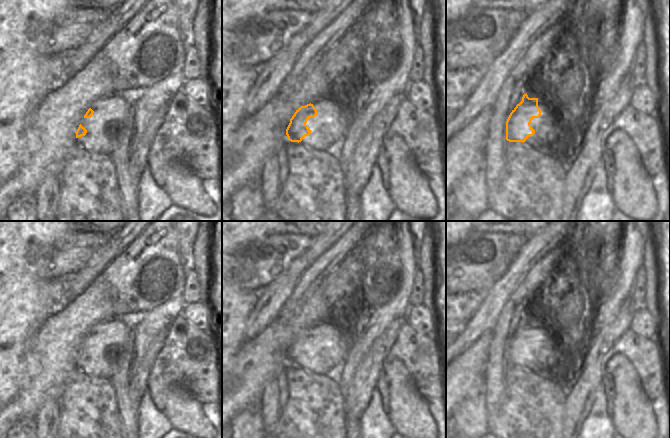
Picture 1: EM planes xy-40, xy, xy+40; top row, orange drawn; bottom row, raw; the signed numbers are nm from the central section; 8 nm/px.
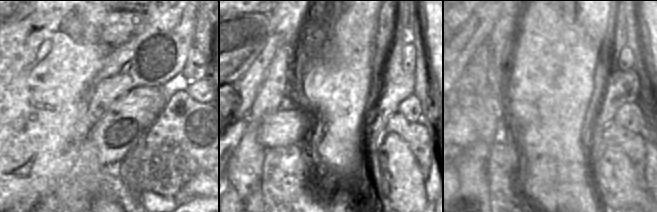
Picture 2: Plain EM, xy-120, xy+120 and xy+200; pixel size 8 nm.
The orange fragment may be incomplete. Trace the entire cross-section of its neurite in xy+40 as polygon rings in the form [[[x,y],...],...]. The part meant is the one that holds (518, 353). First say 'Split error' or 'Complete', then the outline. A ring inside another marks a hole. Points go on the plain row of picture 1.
Complete. [[[527,317],[524,318],[506,345],[506,364],[523,367],[529,360],[533,360],[535,354],[530,347],[533,342],[539,342],[541,337],[538,322],[529,322]]]

